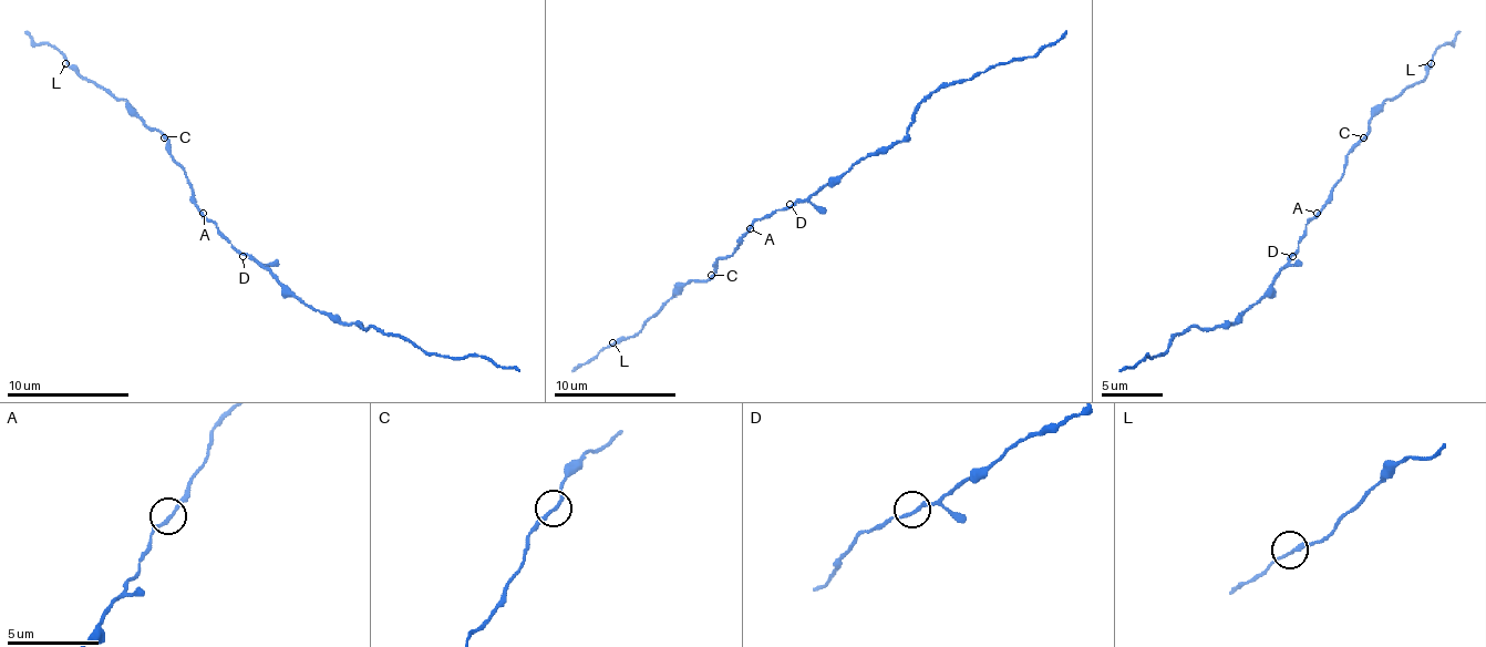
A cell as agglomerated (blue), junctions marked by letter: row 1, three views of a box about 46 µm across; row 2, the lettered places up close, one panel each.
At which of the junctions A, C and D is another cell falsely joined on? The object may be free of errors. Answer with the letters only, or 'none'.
C

